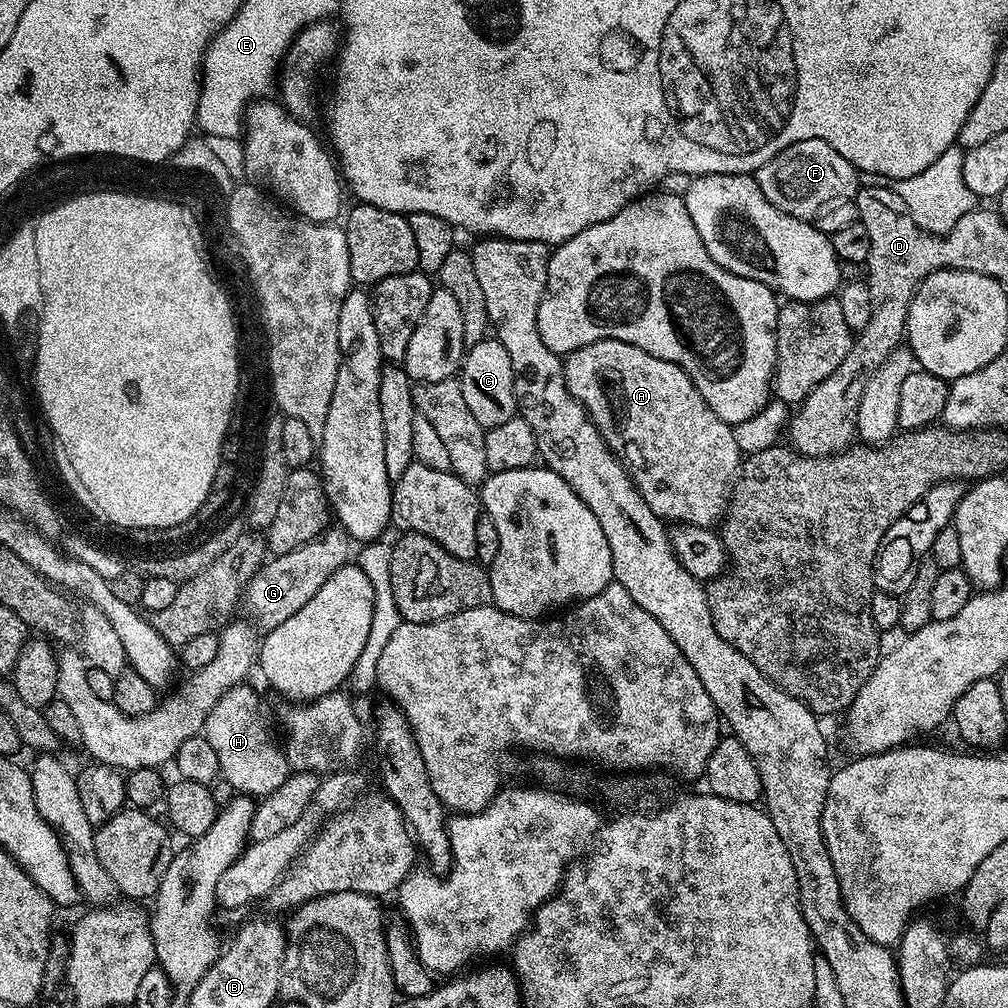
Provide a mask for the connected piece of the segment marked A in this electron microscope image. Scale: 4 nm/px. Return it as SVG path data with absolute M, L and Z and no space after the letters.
M621 340L590 342L586 346L575 348L574 351L567 353L563 357L563 361L564 381L570 394L588 411L588 417L592 419L594 426L602 434L606 446L615 454L616 459L627 467L629 476L636 484L636 489L640 491L642 498L646 498L646 506L650 506L650 510L654 510L654 514L661 520L665 522L676 520L672 522L680 526L693 524L702 528L712 528L719 525L728 506L733 481L742 468L742 453L738 442L734 442L732 425L722 422L722 418L718 418L718 414L714 414L714 410L710 410L710 406L706 406L706 398L702 398L702 394L698 394L698 390L692 379L686 374L686 370L682 370L682 366L678 366L674 362L654 358L654 354L646 354L646 350Z

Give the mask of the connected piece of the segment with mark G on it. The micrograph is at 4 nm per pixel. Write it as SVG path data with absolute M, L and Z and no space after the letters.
M332 526L317 540L306 542L298 550L272 556L250 578L242 597L243 611L248 611L247 615L257 625L260 623L264 630L276 628L286 622L286 618L298 614L298 610L302 610L302 606L306 606L306 602L310 602L310 598L314 598L314 594L322 590L322 585L326 583L326 578L330 578L330 574L349 563L348 544L350 545L348 533L339 526Z

